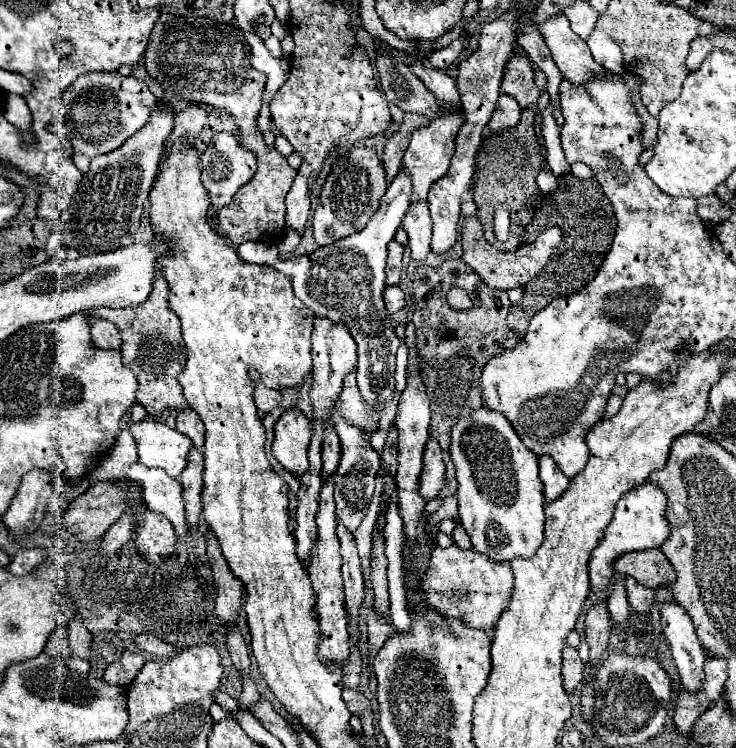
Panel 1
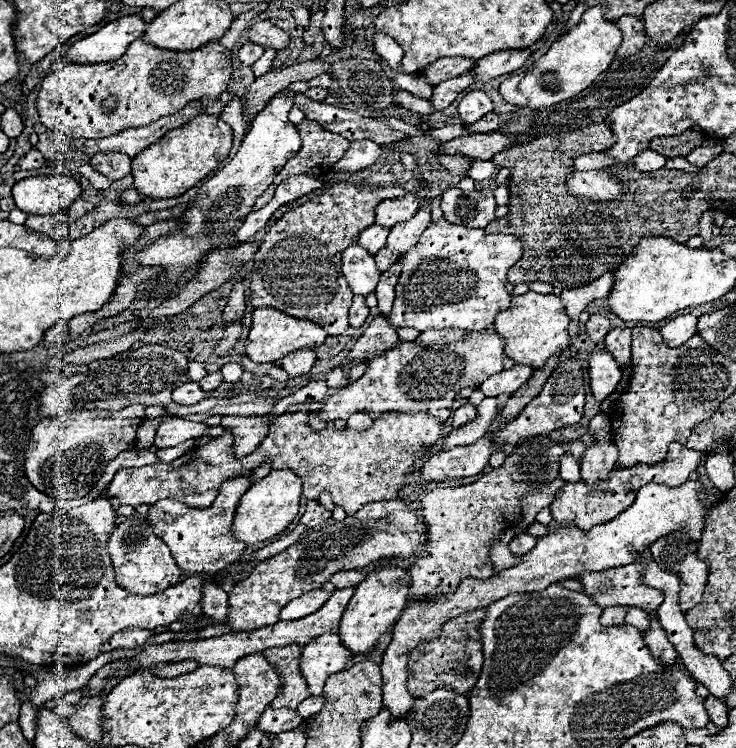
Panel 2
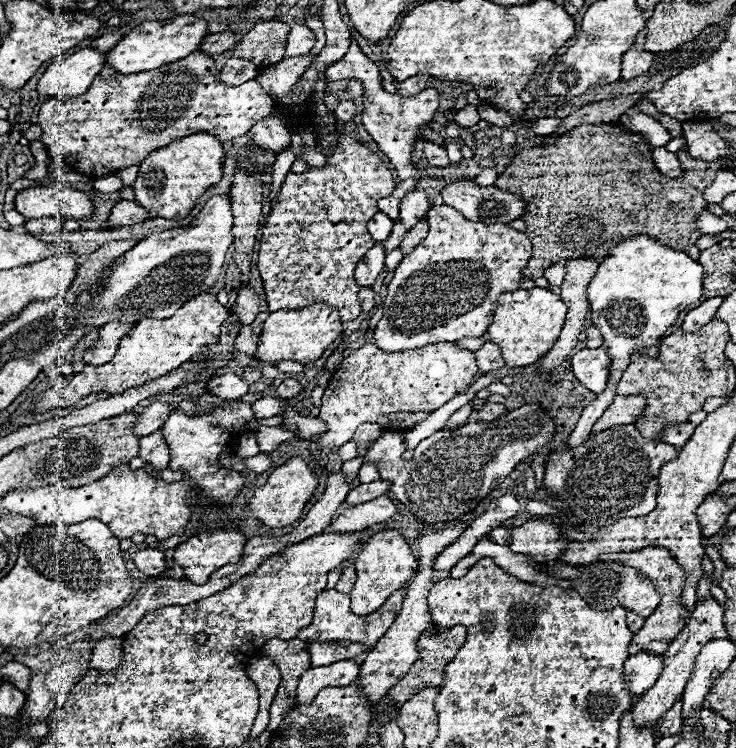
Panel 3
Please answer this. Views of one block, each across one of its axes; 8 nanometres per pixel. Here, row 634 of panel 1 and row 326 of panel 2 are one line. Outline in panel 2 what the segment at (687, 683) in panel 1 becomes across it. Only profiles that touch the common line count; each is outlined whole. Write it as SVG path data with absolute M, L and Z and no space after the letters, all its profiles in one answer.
M684 314L668 322L664 328L660 328L660 334L664 336L664 342L670 348L676 348L676 346L682 346L688 338L696 334L696 322L698 322L698 316Z

